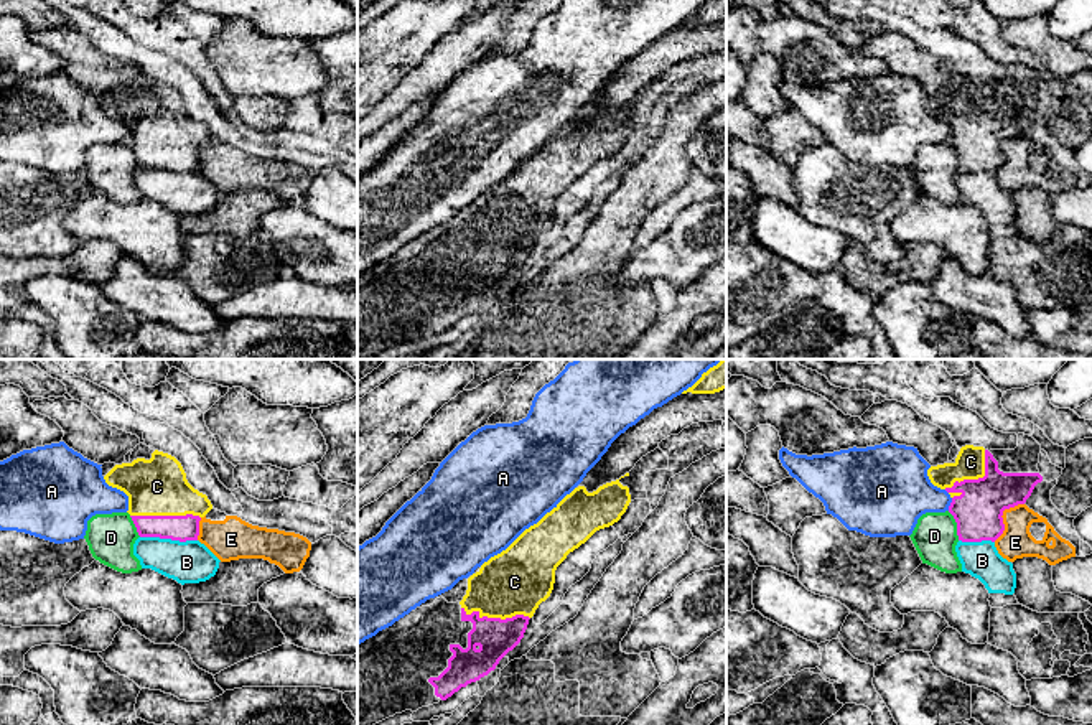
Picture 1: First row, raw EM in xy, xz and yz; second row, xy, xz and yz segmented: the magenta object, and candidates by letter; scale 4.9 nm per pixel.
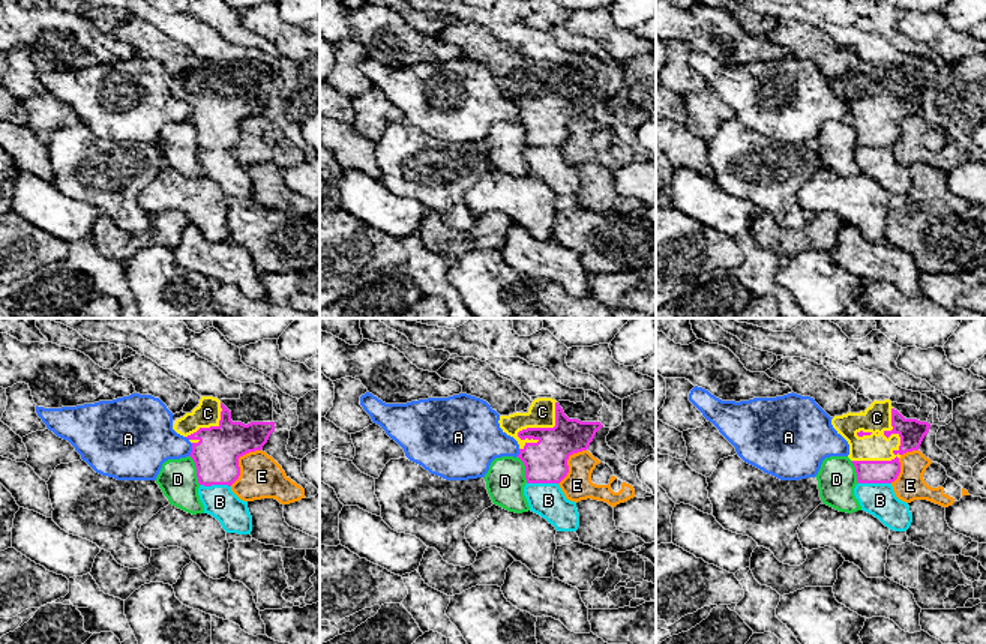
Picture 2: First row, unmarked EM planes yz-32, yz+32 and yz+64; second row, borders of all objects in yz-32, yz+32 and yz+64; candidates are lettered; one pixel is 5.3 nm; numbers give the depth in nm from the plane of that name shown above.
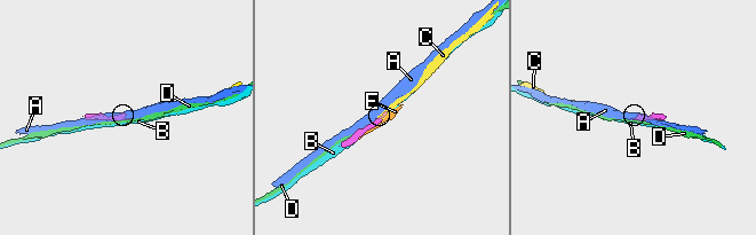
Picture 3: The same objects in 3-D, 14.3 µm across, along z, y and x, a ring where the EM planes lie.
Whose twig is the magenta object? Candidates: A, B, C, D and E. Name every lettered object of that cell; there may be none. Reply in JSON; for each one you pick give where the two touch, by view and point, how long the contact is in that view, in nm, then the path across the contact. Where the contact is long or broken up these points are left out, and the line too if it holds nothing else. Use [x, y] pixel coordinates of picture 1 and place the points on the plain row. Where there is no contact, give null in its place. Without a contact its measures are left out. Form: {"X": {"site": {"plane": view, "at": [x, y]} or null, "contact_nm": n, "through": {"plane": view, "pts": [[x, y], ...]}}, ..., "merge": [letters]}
{"C": {"site": {"plane": "xz", "at": [496, 249]}, "contact_nm": 340}, "merge": ["C"]}

